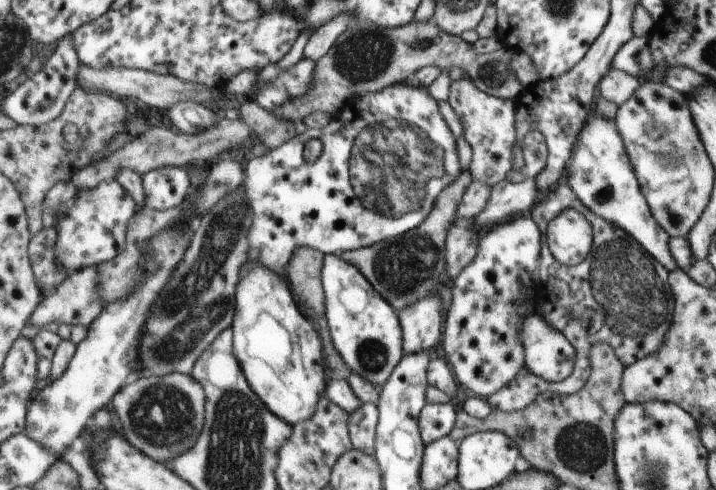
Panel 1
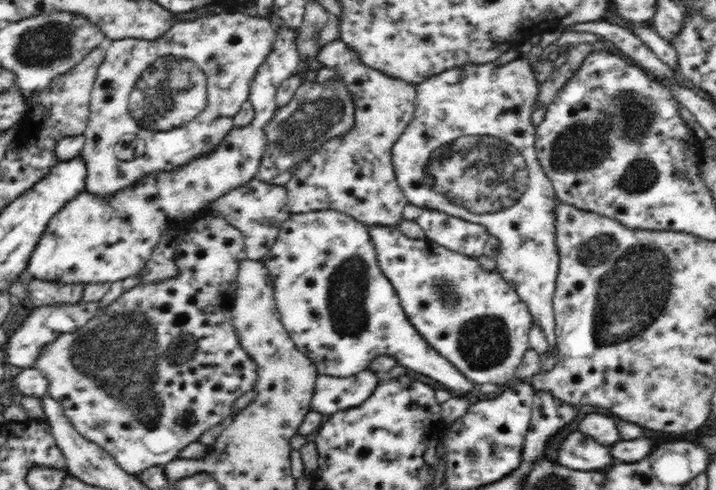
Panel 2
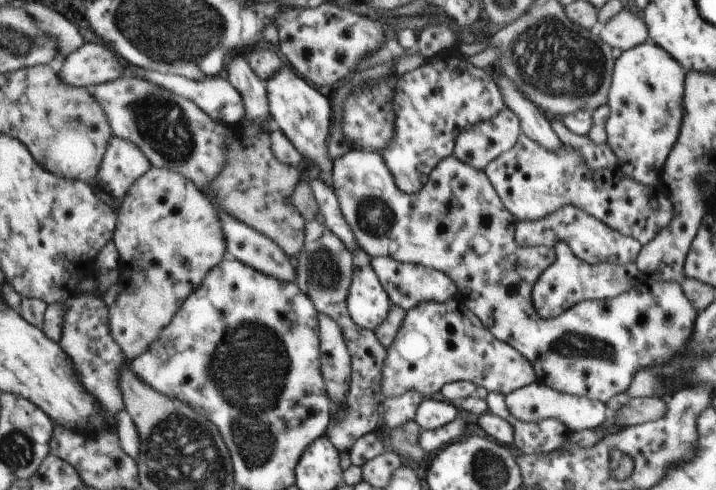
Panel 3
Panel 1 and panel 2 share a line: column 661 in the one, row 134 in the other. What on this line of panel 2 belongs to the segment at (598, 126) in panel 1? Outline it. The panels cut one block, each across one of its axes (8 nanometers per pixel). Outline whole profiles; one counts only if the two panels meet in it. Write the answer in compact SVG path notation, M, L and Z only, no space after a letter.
M277 26L273 51L270 52L269 56L266 56L265 63L258 67L250 83L249 101L254 107L255 113L248 124L243 127L234 125L213 151L206 152L173 171L158 171L147 174L138 179L131 187L118 189L107 199L86 191L86 188L82 189L76 198L62 204L62 208L50 217L27 263L28 272L36 279L62 280L62 283L82 283L82 285L88 283L111 284L111 282L131 277L140 272L146 262L150 260L162 234L172 230L180 220L191 218L199 211L201 212L202 208L208 207L222 194L240 188L246 182L254 179L259 171L263 146L266 144L262 127L277 108L276 94L280 83L296 74L298 64L300 64L296 44L298 38L299 31L297 29Z

